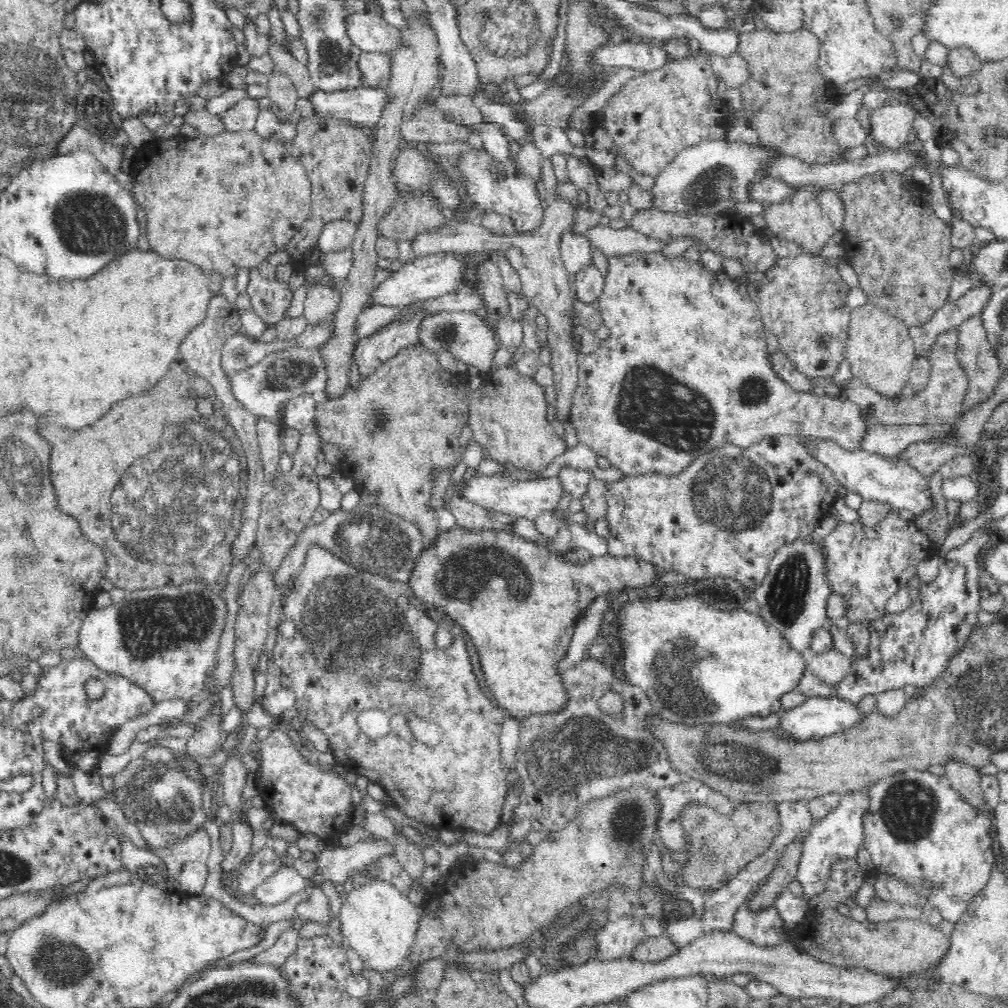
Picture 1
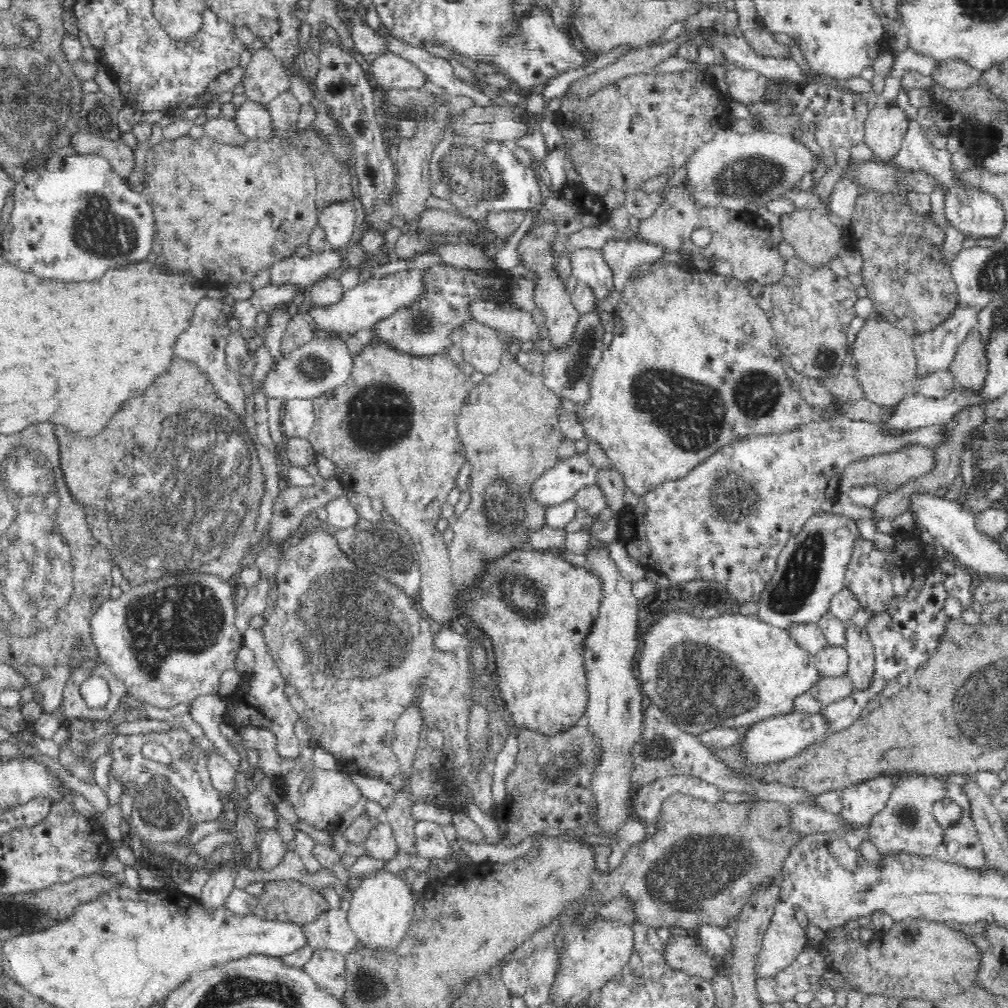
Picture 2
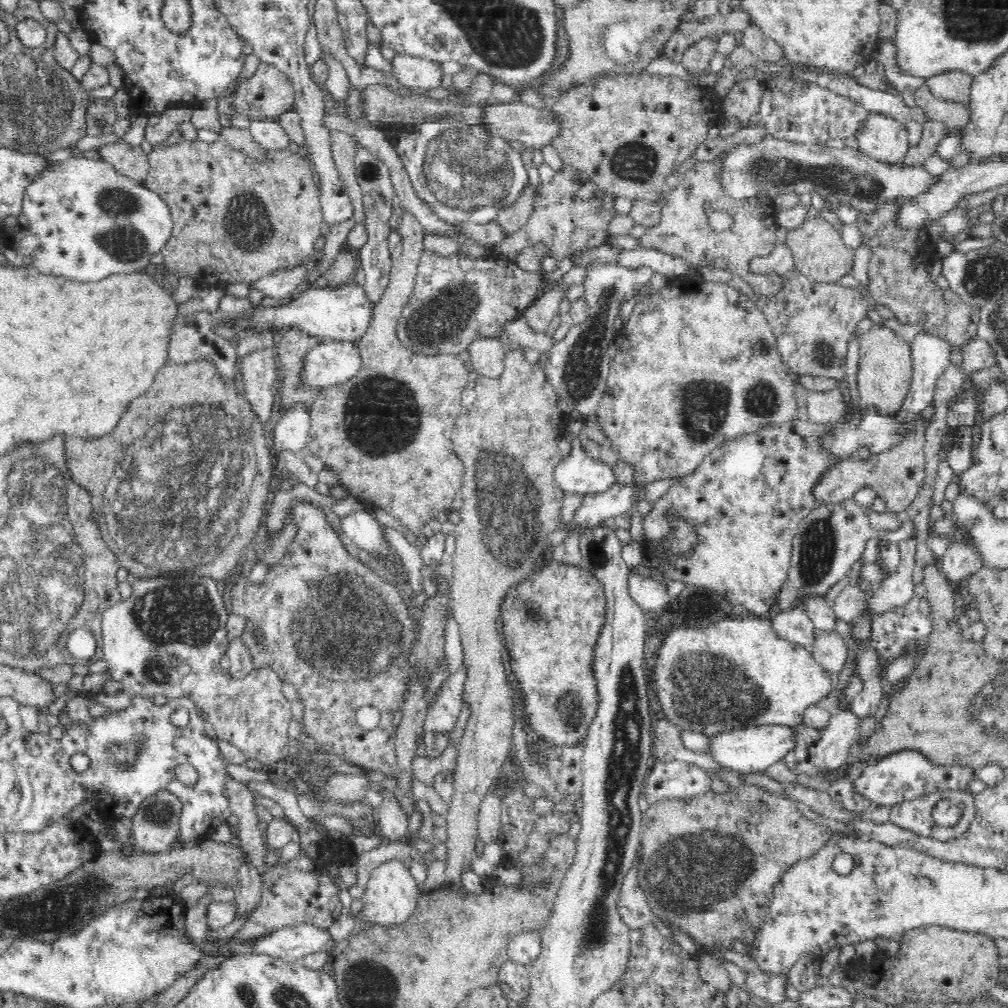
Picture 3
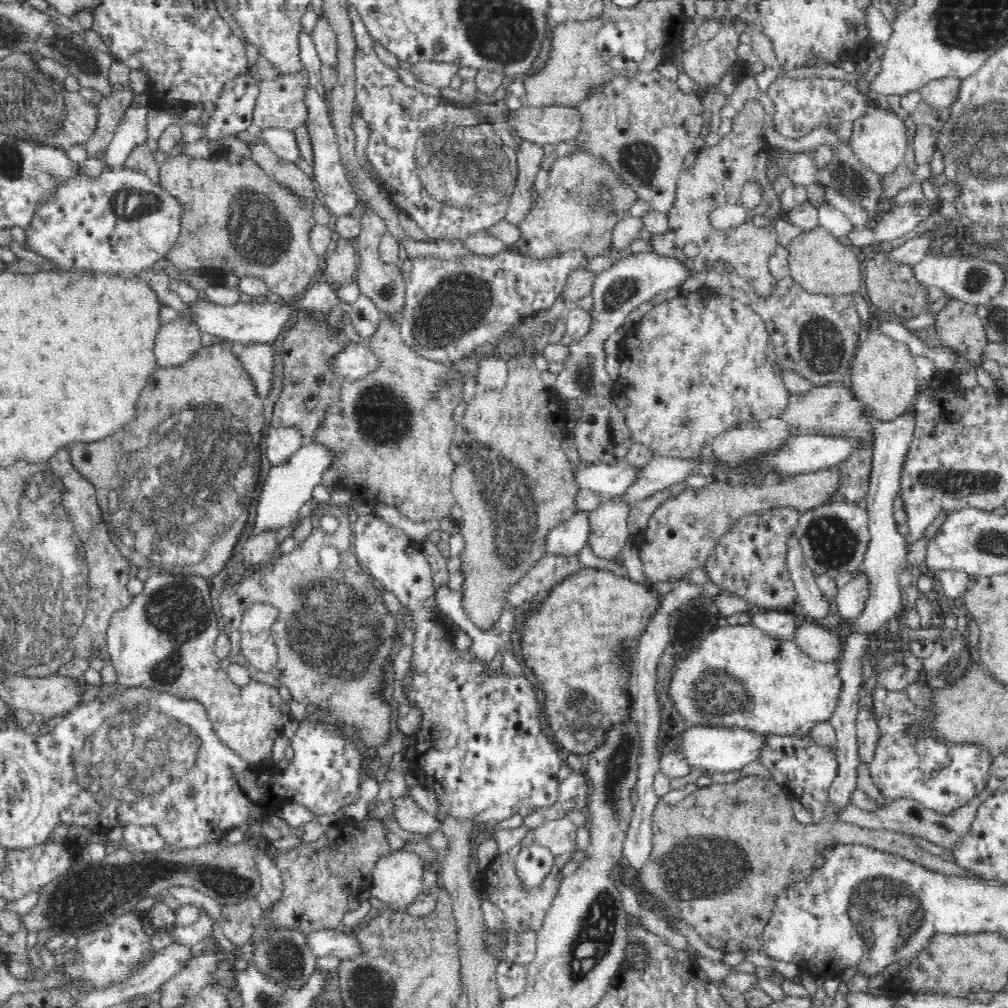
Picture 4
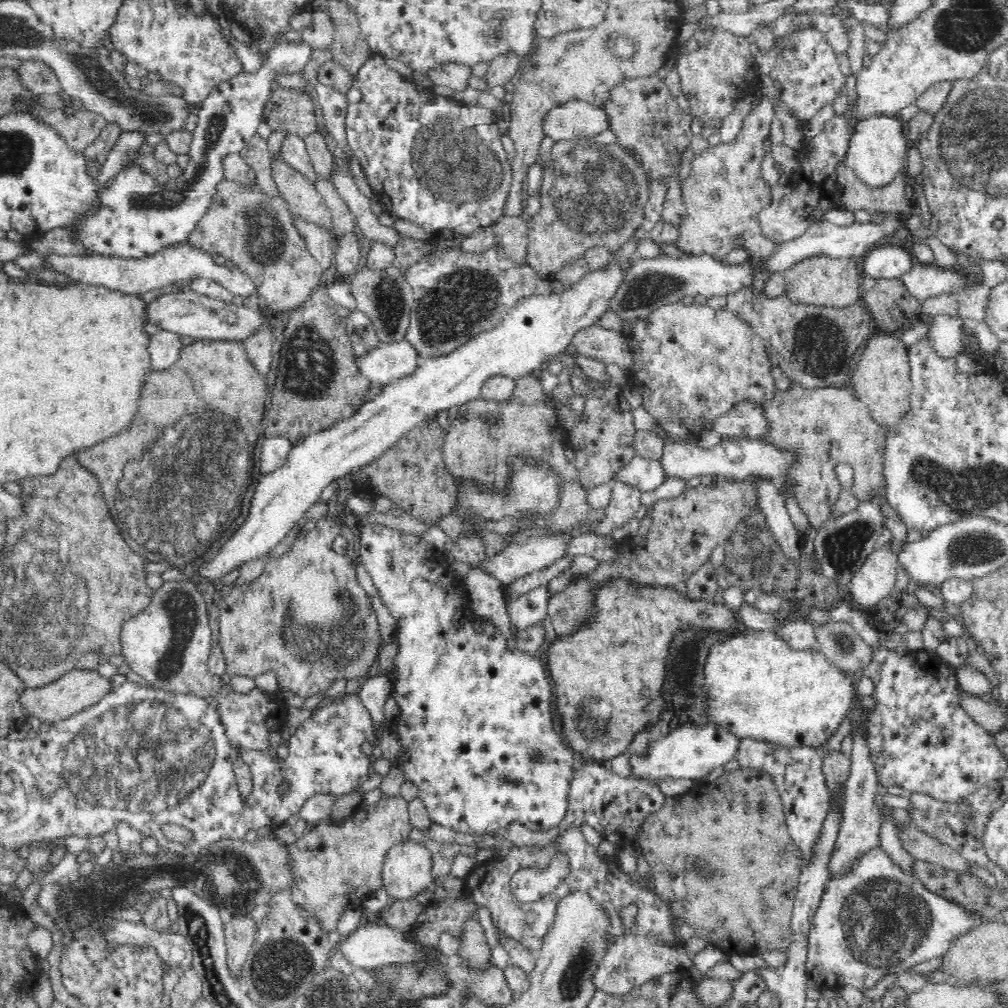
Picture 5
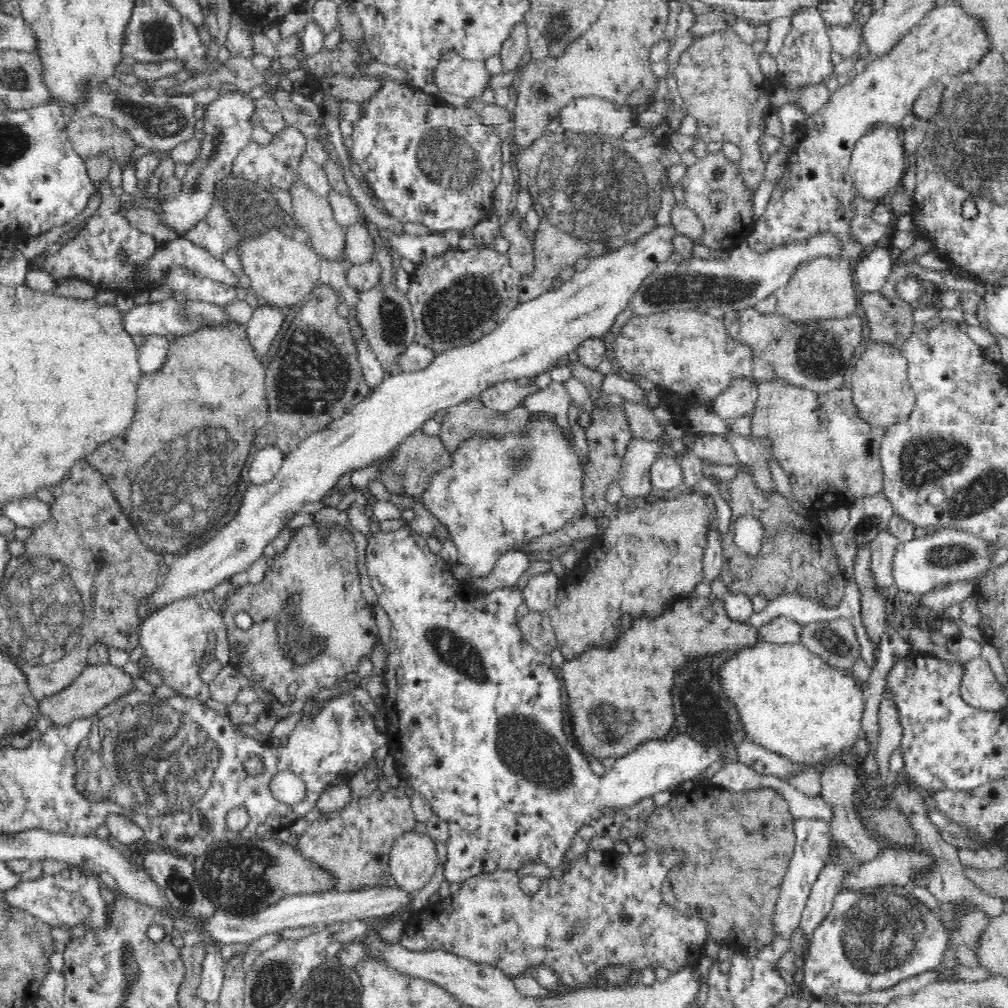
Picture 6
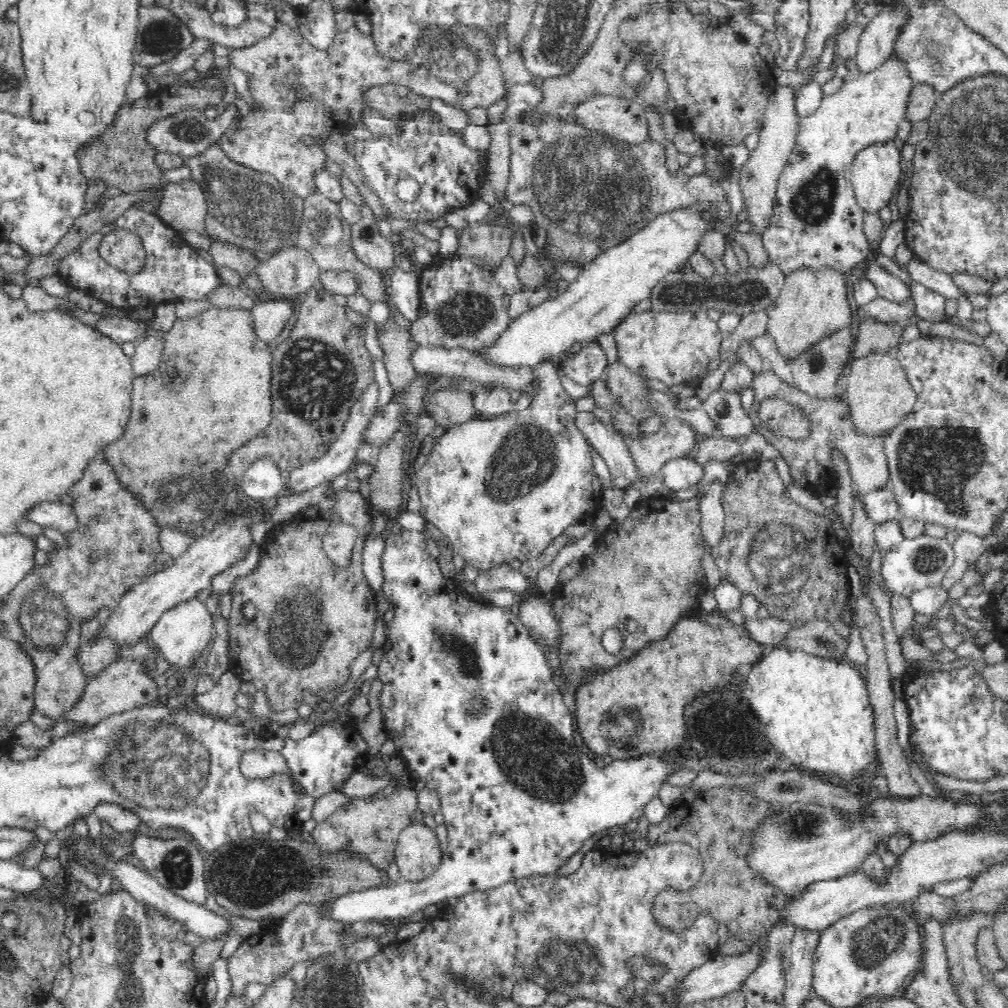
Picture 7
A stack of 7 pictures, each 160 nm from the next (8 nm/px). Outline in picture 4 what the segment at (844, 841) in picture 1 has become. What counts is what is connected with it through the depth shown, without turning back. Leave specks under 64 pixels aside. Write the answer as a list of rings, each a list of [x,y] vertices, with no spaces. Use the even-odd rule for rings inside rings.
[[[917,682],[908,684],[901,690],[895,690],[891,691],[886,688],[884,688],[882,685],[876,685],[873,688],[872,694],[869,696],[869,700],[871,703],[871,706],[874,709],[874,713],[876,713],[876,719],[878,719],[878,726],[879,726],[879,741],[877,742],[876,750],[874,753],[874,756],[872,757],[872,760],[869,762],[869,774],[871,776],[872,782],[874,786],[878,787],[878,790],[882,793],[882,796],[884,796],[885,799],[889,799],[896,801],[899,799],[910,799],[914,800],[920,805],[924,806],[925,808],[931,809],[932,811],[937,811],[938,813],[941,813],[942,815],[948,815],[952,813],[954,810],[957,810],[958,808],[962,808],[969,804],[969,802],[972,800],[972,798],[977,797],[979,794],[986,793],[986,783],[988,782],[988,776],[987,776],[987,768],[990,766],[991,763],[991,756],[987,753],[987,750],[982,750],[981,748],[977,748],[977,746],[971,746],[971,744],[956,744],[956,746],[945,746],[945,744],[941,744],[941,742],[935,742],[931,736],[929,736],[929,728],[926,730],[926,738],[921,738],[921,736],[913,736],[913,734],[907,734],[903,728],[908,723],[915,723],[918,721],[918,723],[924,723],[924,727],[927,727],[927,722],[931,719],[931,712],[925,708],[927,705],[927,702],[929,701],[929,698],[932,696],[931,689],[925,684],[920,685]]]

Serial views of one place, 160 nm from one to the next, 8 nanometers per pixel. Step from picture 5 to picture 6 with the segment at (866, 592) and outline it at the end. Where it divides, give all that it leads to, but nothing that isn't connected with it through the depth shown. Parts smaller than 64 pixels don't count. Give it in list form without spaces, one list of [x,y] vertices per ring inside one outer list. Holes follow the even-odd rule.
[[[888,531],[878,534],[870,543],[869,572],[876,590],[888,590],[896,585],[896,579],[892,575],[892,562],[900,543],[901,541]]]

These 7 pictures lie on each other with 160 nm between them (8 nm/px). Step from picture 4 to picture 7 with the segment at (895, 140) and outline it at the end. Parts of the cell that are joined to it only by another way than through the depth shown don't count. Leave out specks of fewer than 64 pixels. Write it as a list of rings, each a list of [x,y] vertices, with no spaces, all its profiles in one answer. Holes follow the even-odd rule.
[[[887,140],[865,146],[854,157],[850,177],[858,205],[864,212],[875,213],[879,208],[885,207],[894,196],[901,177],[907,175],[904,169],[905,162],[900,152],[901,147],[898,142]]]

